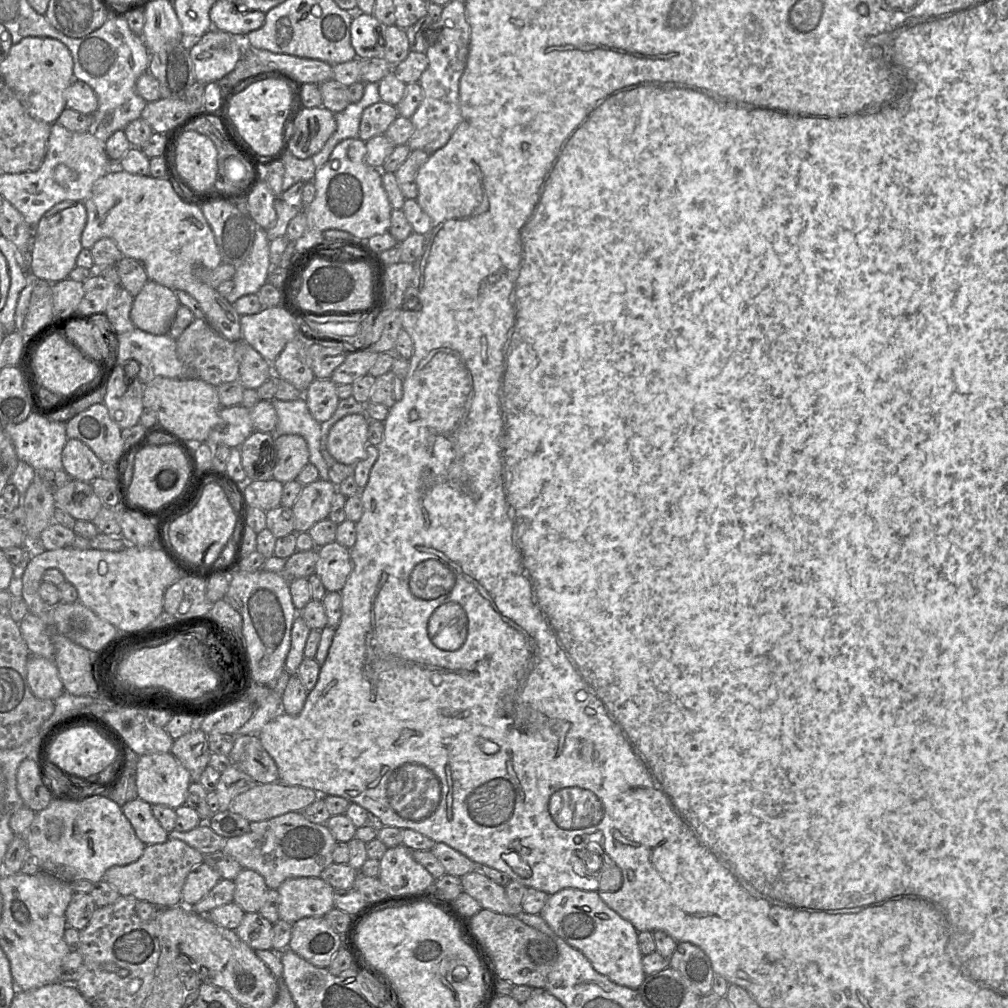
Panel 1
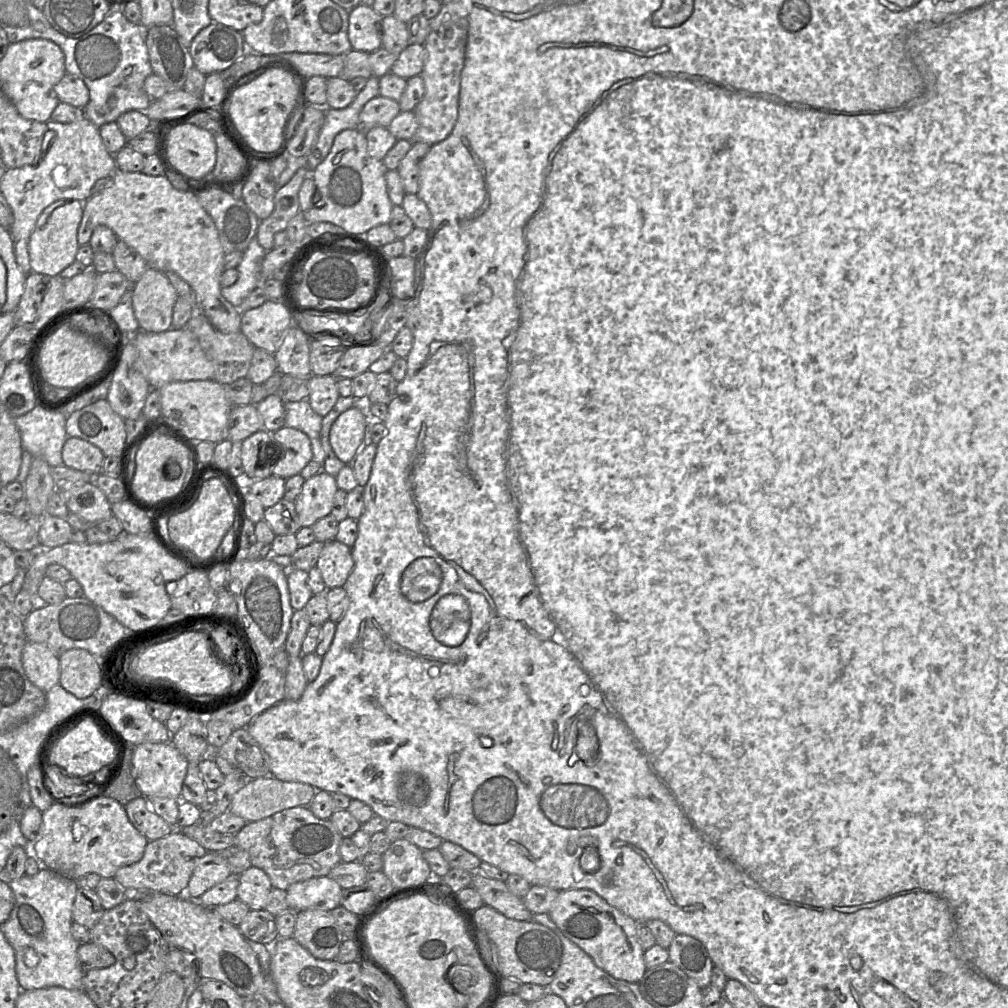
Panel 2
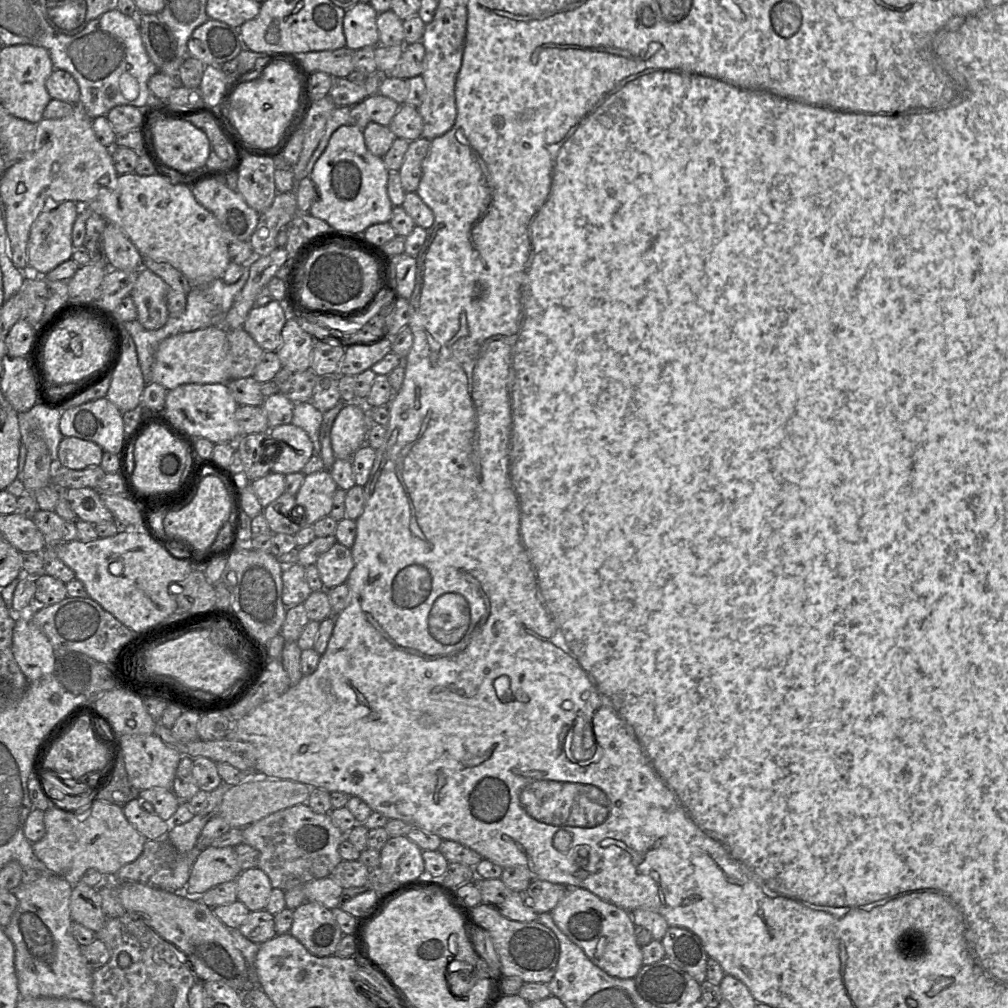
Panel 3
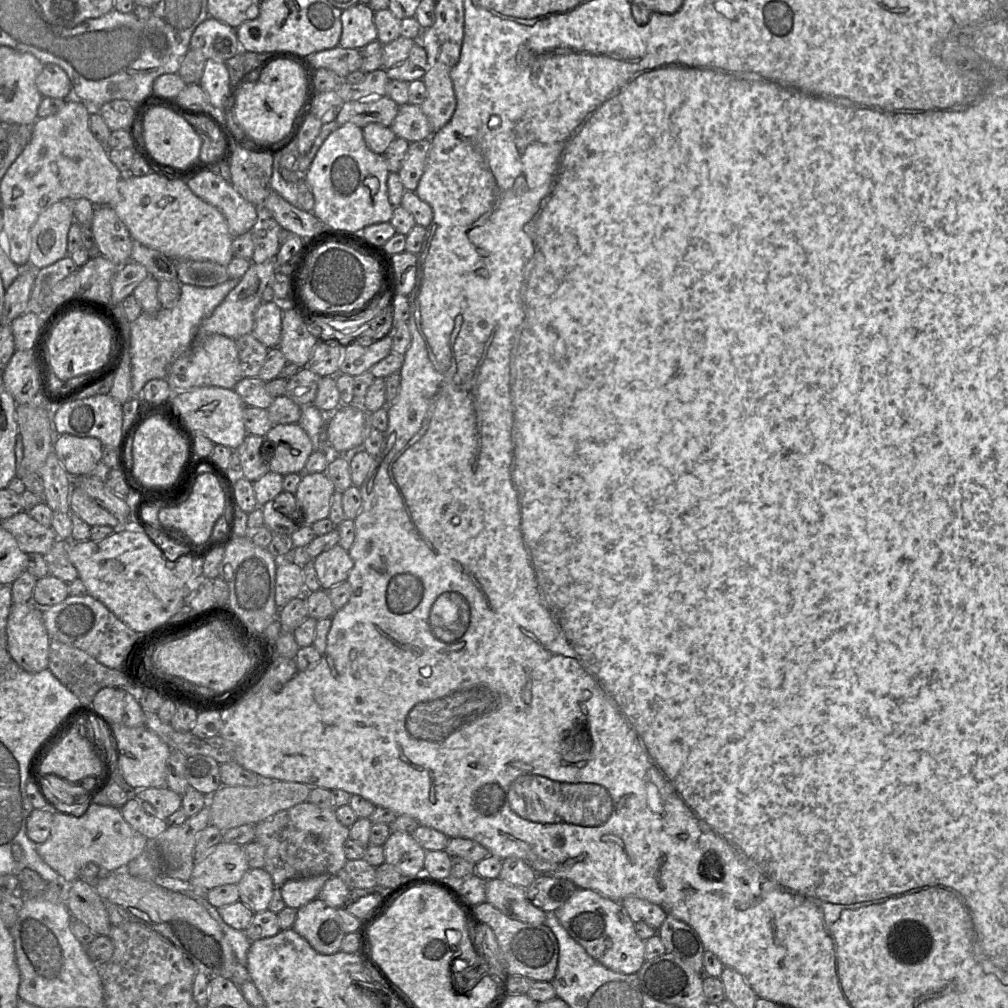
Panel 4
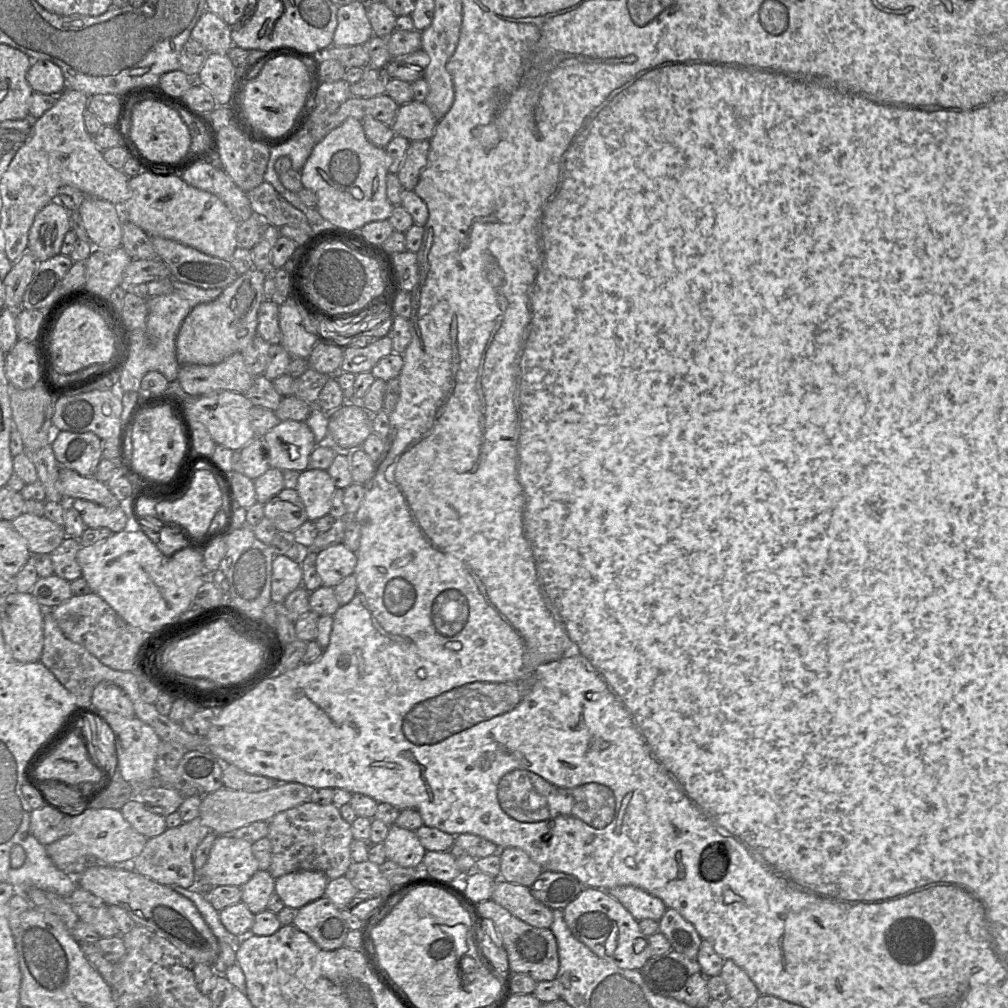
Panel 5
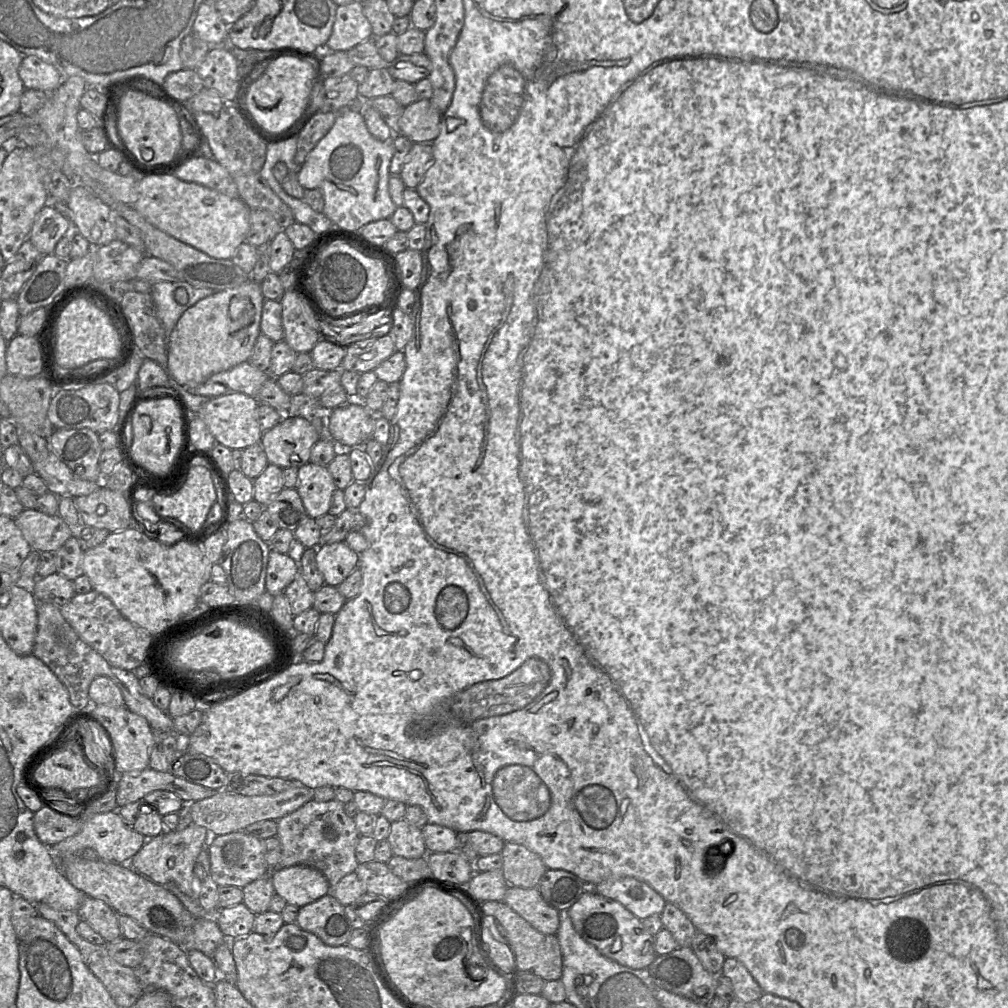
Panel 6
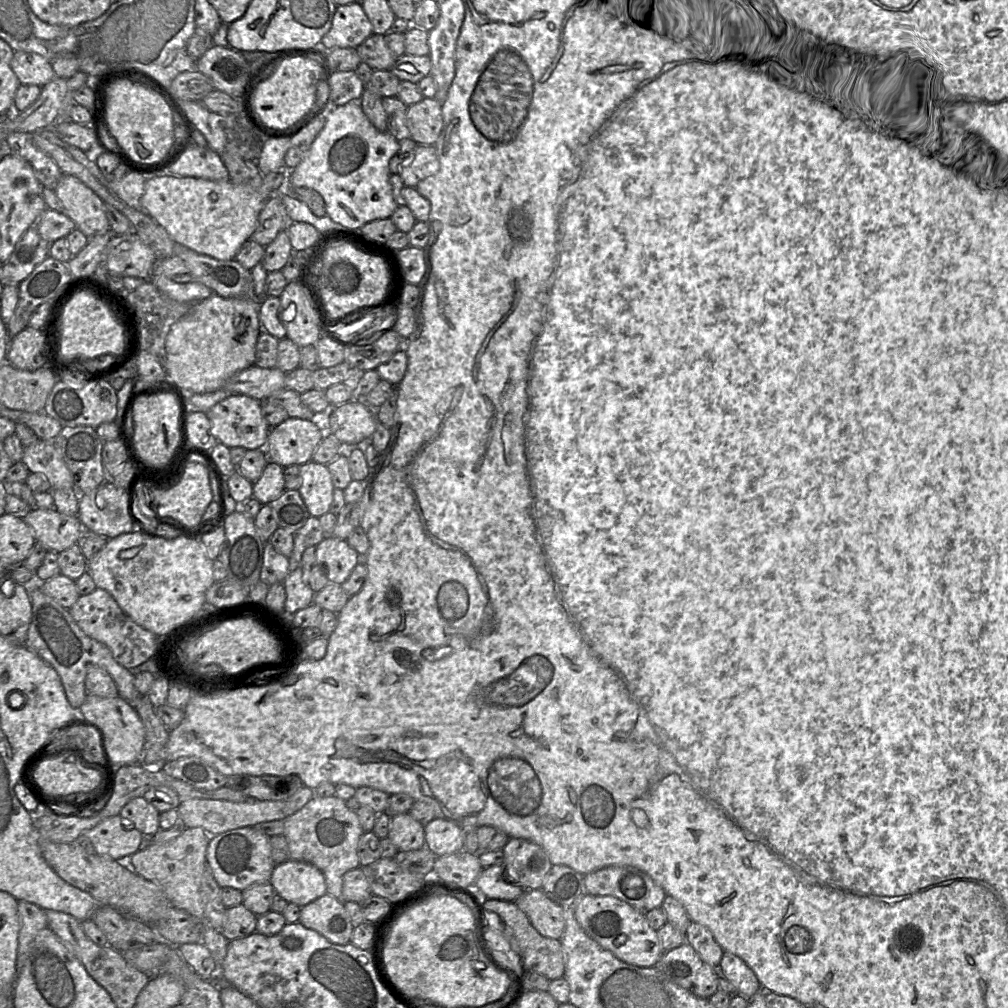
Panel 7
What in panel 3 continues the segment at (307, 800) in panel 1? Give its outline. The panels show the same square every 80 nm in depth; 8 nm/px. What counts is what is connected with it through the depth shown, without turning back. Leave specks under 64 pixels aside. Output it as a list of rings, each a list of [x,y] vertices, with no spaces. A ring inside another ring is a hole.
[[[253,775],[242,783],[227,789],[222,799],[219,816],[223,817],[231,828],[245,828],[279,810],[305,803],[310,792],[311,787],[302,782]]]

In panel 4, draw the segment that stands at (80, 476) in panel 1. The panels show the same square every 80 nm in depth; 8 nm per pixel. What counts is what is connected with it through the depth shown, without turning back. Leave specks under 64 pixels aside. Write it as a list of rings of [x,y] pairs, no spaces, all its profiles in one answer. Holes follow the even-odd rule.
[[[60,434],[53,450],[71,478],[89,473],[102,458],[102,443],[95,437]]]

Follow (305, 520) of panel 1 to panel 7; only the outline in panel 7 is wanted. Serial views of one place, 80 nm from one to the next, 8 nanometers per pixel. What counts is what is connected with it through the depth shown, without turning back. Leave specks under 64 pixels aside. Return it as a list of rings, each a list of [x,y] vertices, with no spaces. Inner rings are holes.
[[[313,460],[300,466],[299,493],[310,516],[319,518],[330,512],[334,485],[326,464]]]

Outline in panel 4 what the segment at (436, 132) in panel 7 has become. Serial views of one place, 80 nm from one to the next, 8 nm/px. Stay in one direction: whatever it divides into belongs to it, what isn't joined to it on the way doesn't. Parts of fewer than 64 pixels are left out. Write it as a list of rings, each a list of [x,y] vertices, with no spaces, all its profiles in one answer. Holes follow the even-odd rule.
[[[407,103],[399,106],[399,111],[390,126],[396,137],[408,142],[429,139],[432,128],[421,105]]]

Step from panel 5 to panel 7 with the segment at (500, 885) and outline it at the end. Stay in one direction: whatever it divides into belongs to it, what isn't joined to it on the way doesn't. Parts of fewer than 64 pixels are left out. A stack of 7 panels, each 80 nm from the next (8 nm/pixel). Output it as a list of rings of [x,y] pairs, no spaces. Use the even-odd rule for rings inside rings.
[[[541,889],[525,890],[515,900],[516,905],[526,914],[532,926],[544,937],[560,940],[565,930],[564,908],[549,899]]]

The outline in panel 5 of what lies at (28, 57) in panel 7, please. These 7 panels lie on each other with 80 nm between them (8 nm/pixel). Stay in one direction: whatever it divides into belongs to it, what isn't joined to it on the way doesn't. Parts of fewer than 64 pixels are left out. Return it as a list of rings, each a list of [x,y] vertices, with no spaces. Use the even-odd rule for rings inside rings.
[[[31,59],[26,79],[34,92],[58,96],[65,87],[65,79],[59,66],[49,60]]]

